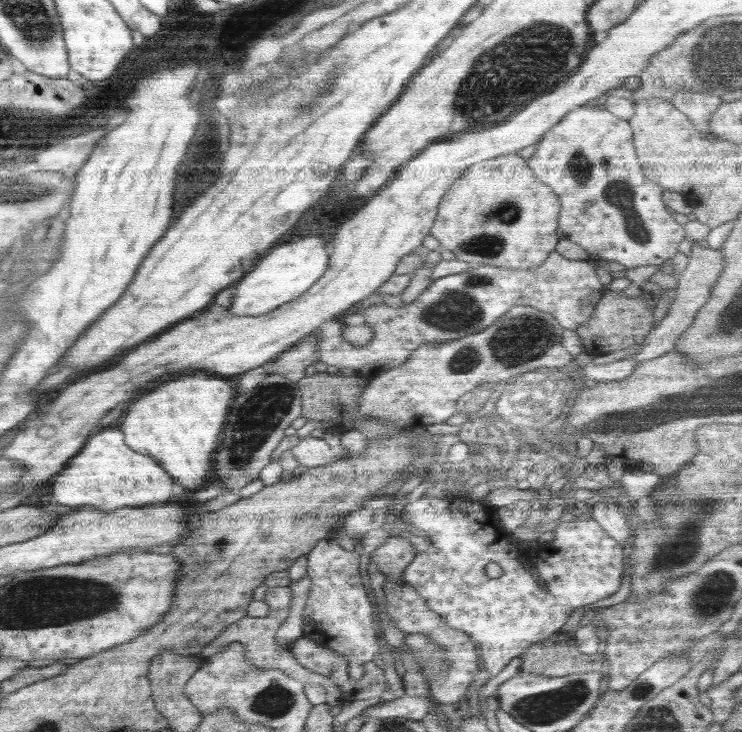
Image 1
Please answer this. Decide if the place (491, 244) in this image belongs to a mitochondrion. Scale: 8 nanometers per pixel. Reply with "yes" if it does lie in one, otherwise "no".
yes

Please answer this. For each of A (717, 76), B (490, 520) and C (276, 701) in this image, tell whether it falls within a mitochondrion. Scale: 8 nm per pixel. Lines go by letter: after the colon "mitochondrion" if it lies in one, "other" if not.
A: mitochondrion
B: other
C: mitochondrion

